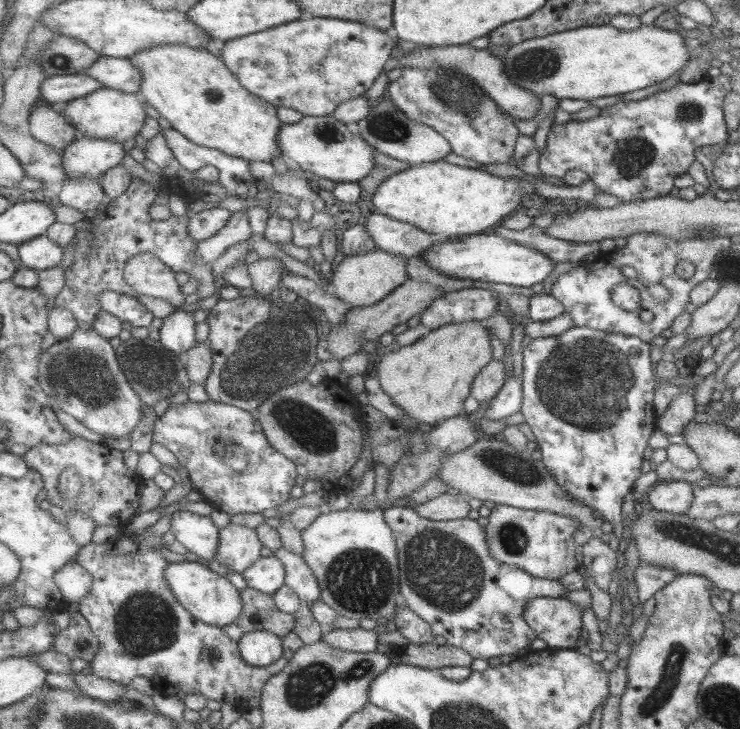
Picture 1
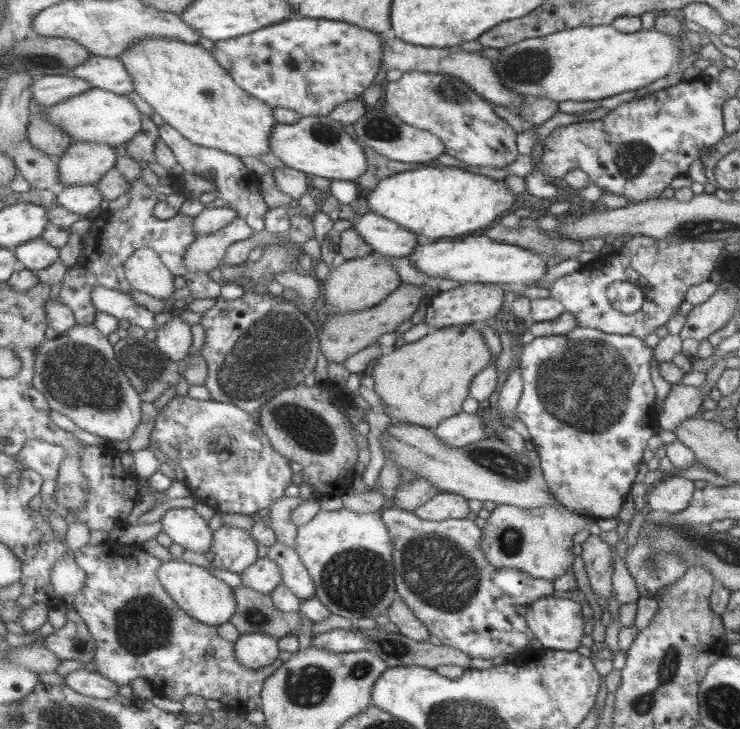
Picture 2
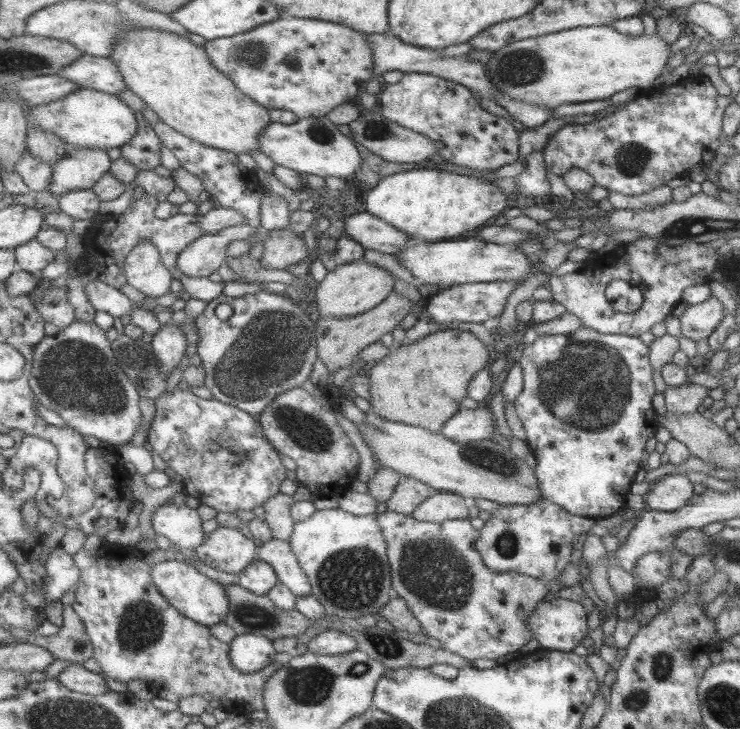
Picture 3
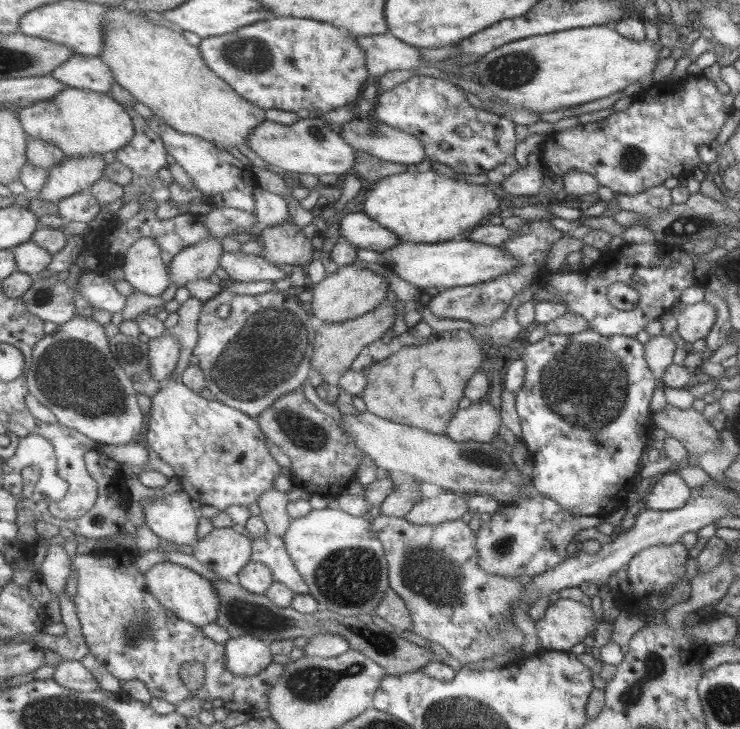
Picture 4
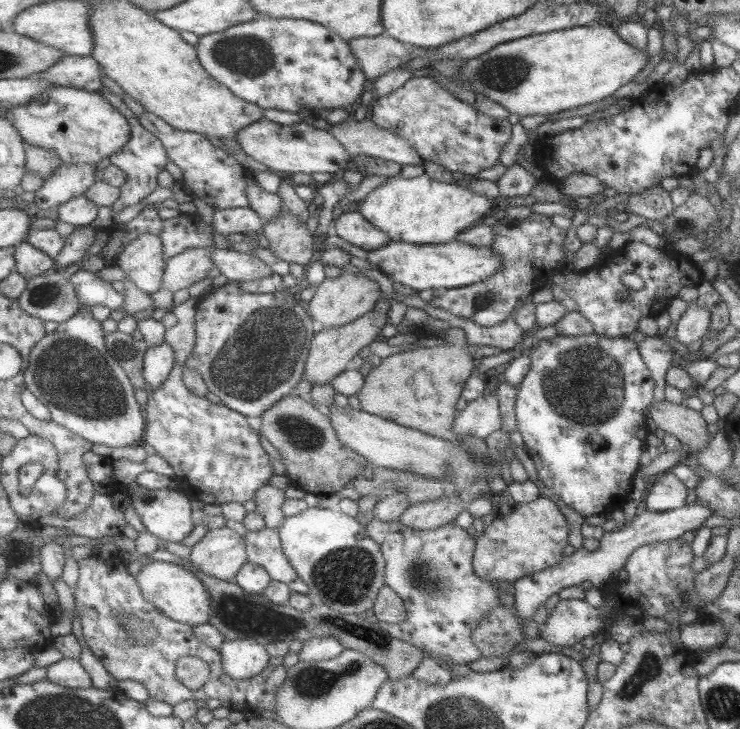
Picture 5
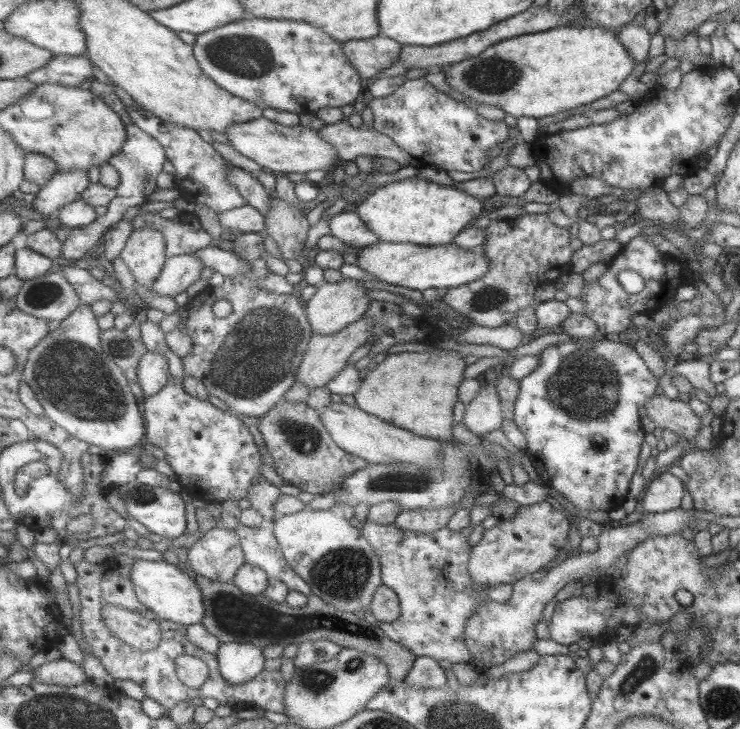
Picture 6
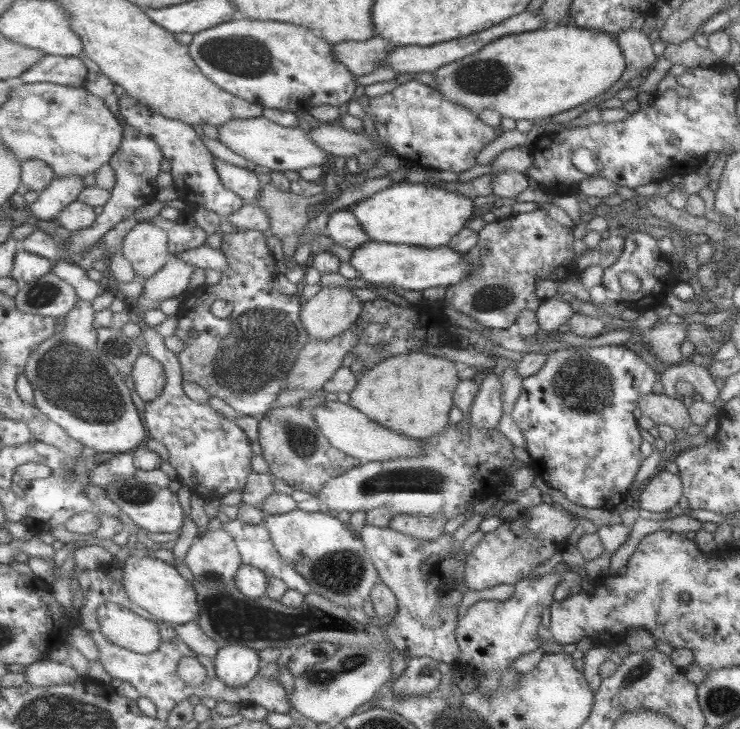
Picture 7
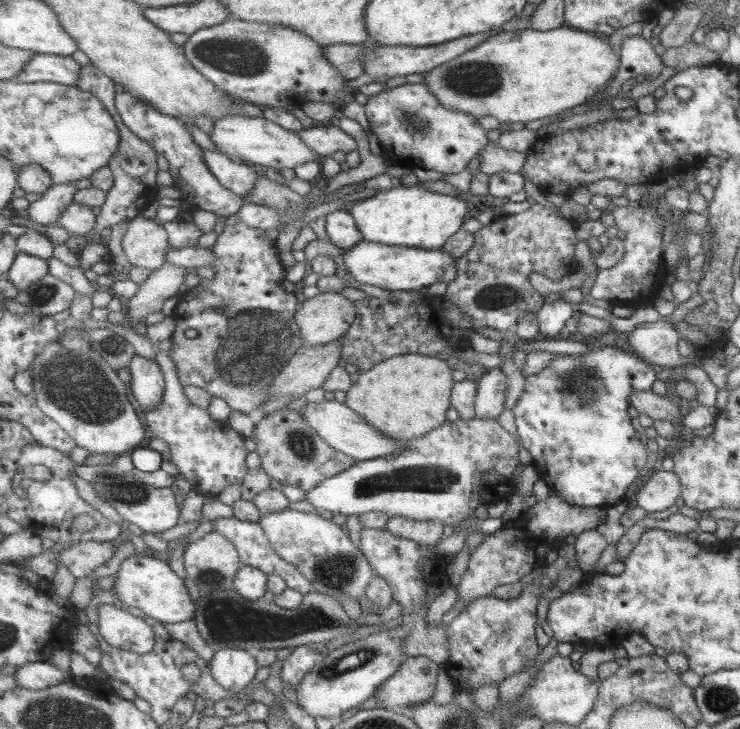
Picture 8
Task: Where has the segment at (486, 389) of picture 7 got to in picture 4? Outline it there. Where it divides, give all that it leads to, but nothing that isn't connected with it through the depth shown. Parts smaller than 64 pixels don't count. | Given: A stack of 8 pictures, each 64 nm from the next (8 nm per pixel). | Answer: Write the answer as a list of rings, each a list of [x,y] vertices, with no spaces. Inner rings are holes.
[[[477,402],[459,410],[451,421],[448,435],[456,441],[489,443],[501,428],[501,412],[491,402]]]

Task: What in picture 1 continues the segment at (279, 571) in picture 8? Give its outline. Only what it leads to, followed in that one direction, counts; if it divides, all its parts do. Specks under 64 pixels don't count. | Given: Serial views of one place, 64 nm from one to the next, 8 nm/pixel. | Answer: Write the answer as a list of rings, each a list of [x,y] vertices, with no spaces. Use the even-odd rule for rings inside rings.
[[[281,547],[273,554],[279,557],[286,565],[286,584],[289,585],[301,600],[308,604],[322,600],[322,592],[317,576],[313,569],[305,562],[305,559],[288,548]]]

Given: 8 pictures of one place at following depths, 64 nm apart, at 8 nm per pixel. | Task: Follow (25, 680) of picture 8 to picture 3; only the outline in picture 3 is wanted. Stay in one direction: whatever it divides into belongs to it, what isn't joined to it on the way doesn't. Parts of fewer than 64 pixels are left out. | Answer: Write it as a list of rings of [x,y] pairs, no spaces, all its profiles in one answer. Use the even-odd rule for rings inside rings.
[[[71,663],[61,672],[58,679],[64,685],[67,685],[67,688],[75,692],[91,693],[93,695],[109,692],[107,680],[103,676],[87,670],[81,663]]]

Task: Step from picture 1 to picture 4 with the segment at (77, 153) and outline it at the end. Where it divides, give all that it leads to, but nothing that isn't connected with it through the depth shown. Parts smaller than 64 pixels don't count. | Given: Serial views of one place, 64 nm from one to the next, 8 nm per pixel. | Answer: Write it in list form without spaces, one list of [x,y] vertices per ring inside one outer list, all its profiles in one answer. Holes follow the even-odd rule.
[[[103,154],[66,159],[51,170],[49,182],[36,196],[46,204],[57,204],[69,196],[91,190],[98,180],[105,178],[106,168]]]

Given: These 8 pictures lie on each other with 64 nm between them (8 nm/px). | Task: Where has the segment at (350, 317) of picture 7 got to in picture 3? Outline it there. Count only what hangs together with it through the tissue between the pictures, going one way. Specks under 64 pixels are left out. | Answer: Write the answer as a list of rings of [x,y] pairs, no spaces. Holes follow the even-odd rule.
[[[356,260],[349,264],[339,264],[338,267],[329,271],[327,278],[320,282],[313,292],[312,298],[315,298],[320,318],[343,318],[347,316],[357,316],[364,312],[369,312],[378,307],[391,293],[395,286],[395,277],[385,268],[377,267],[374,264],[366,263],[363,260]]]

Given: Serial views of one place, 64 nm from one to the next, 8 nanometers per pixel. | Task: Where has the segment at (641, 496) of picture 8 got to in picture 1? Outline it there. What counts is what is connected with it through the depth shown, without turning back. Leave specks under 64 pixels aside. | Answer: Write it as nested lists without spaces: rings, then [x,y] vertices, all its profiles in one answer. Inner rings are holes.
[[[683,480],[656,482],[647,494],[651,508],[667,513],[683,514],[691,501],[691,484]]]

